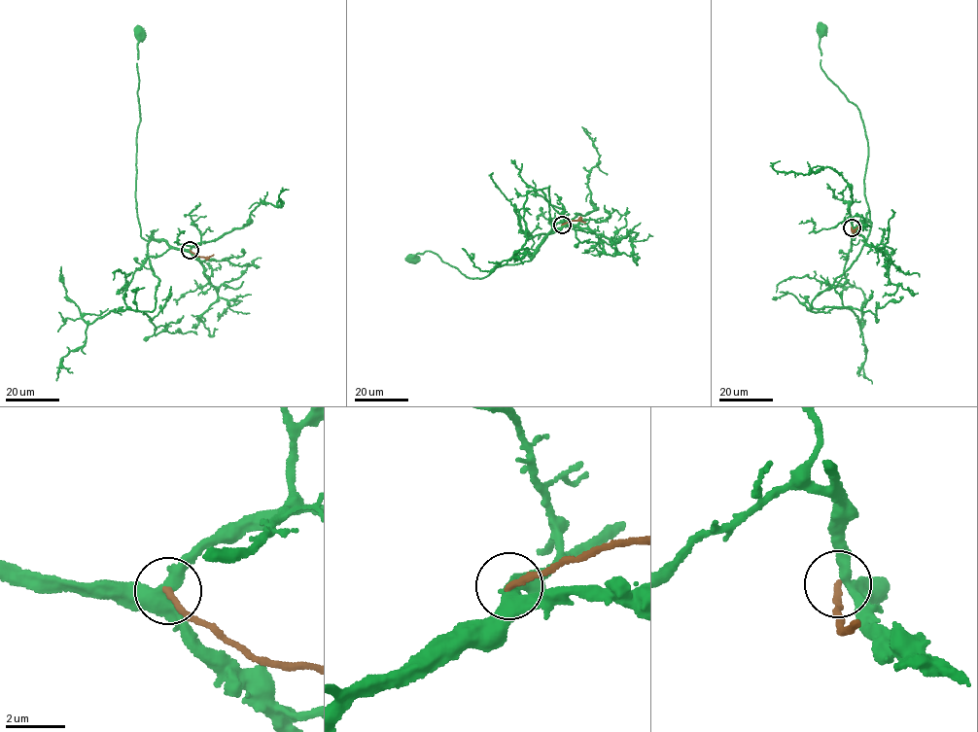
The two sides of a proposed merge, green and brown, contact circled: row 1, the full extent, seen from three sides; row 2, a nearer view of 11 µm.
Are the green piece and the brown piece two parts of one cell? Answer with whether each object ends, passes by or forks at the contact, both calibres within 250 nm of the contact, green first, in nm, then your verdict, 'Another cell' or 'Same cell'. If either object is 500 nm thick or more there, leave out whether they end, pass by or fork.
At the ring green forks. At the ring brown ends. Thickness 360 nm (green) against 200 nm. Another cell

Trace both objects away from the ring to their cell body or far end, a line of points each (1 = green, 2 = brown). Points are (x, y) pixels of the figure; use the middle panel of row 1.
1: (562, 225), (544, 237), (530, 261), (504, 264), (480, 279), (467, 277), (428, 251), (411, 258)
2: (562, 224), (576, 220), (585, 223)

